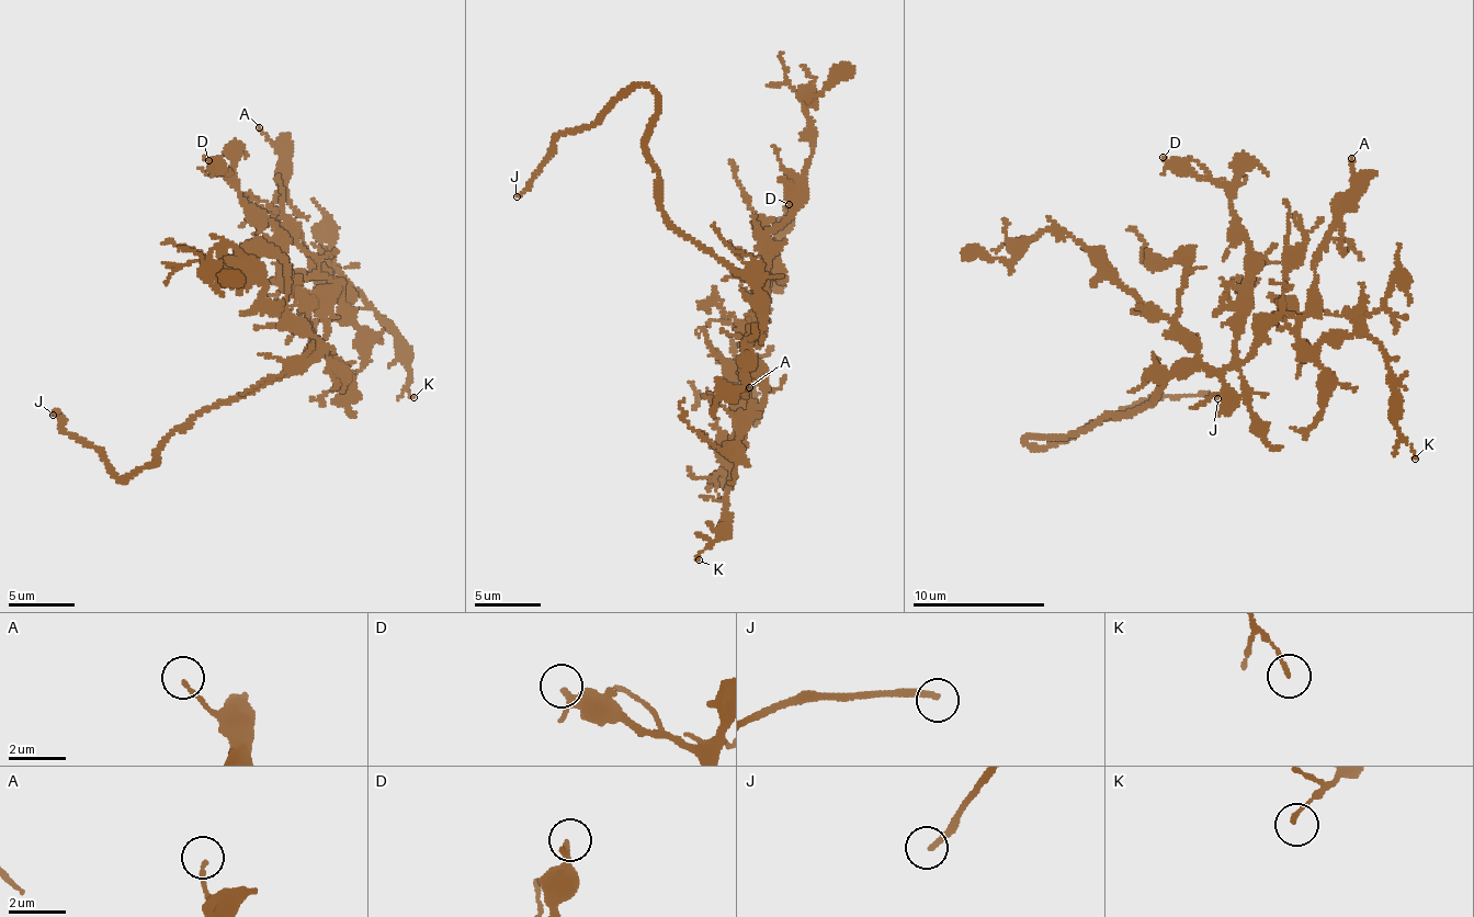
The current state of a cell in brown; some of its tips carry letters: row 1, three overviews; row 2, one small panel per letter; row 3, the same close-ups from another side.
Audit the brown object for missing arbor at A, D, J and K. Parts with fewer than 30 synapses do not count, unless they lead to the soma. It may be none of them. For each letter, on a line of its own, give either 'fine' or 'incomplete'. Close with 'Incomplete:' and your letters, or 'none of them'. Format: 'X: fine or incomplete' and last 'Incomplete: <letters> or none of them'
A: fine
D: fine
J: incomplete
K: fine
Incomplete: J

